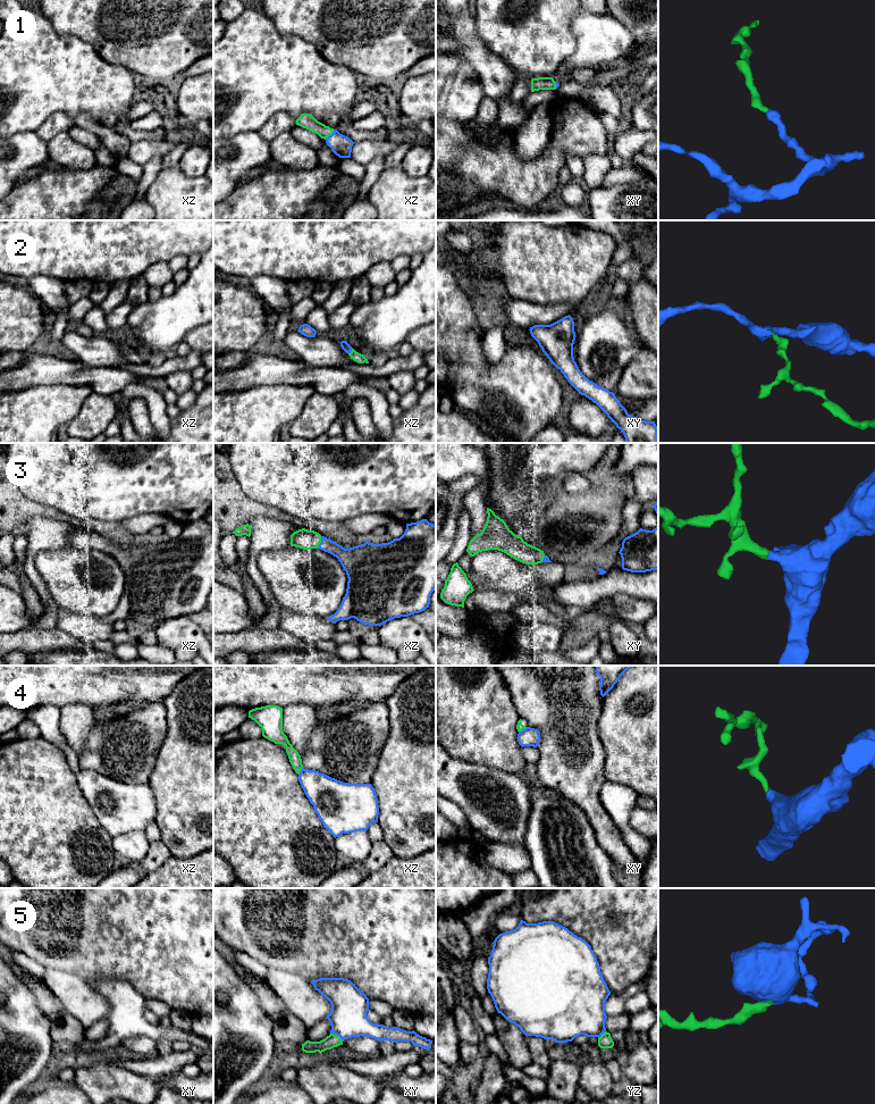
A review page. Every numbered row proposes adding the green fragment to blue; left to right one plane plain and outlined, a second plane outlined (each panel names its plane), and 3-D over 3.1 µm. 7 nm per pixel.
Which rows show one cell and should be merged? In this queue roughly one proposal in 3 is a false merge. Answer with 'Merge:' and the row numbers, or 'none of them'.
Merge: 1, 2, 3, 5

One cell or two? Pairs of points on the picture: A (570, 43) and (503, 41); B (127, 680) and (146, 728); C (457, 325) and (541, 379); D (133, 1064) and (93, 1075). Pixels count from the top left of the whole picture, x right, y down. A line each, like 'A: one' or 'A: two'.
A: one
B: two
C: one
D: two

